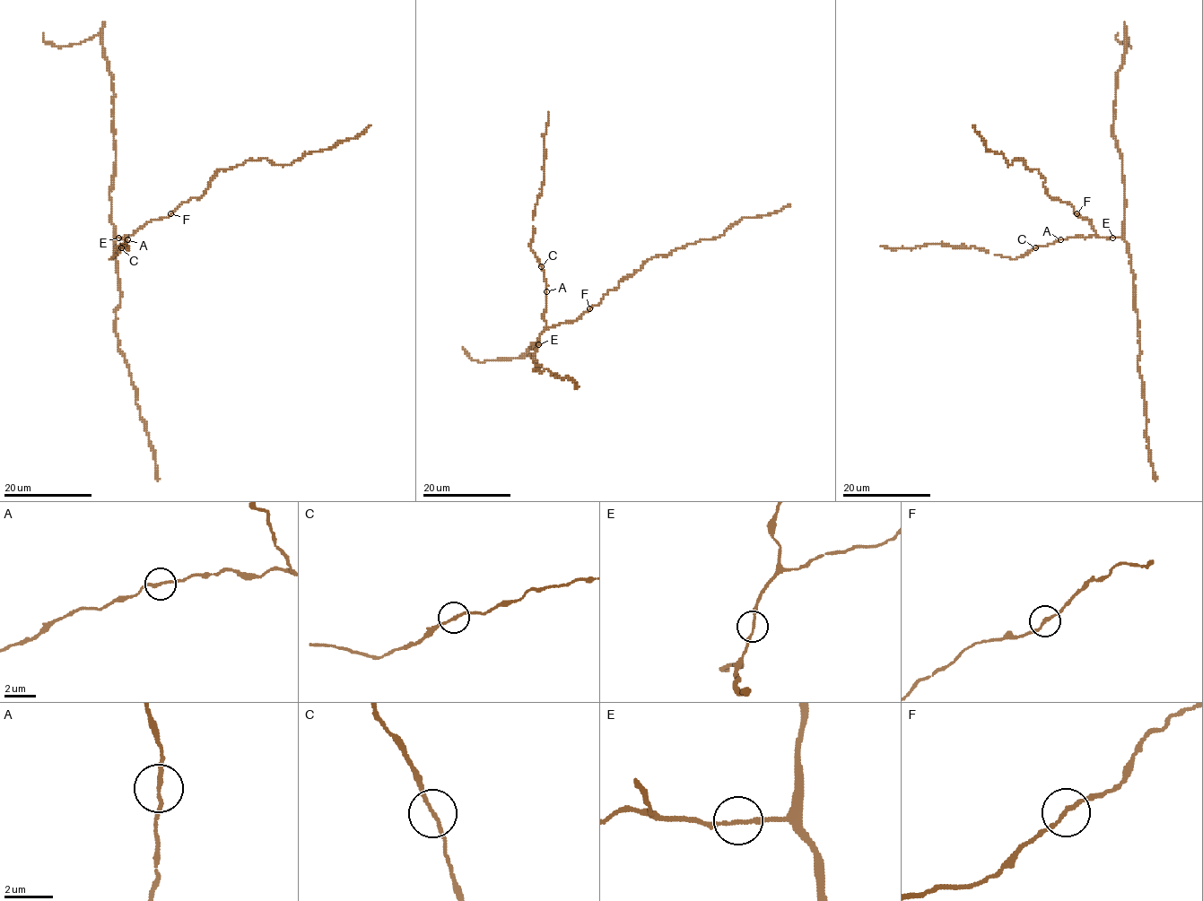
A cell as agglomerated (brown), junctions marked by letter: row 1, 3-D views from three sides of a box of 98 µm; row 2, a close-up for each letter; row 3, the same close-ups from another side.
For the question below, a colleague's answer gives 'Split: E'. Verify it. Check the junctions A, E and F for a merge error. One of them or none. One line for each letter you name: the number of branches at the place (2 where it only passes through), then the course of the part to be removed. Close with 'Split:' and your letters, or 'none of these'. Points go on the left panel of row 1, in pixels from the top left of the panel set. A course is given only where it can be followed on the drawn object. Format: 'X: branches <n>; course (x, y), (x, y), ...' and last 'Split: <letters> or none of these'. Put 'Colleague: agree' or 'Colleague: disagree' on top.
Colleague: disagree
Split: none of these

